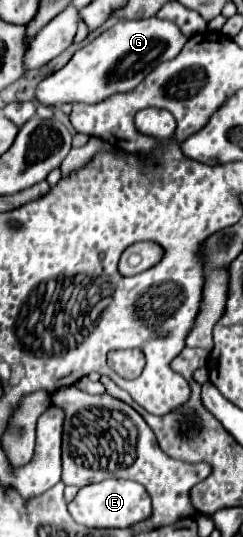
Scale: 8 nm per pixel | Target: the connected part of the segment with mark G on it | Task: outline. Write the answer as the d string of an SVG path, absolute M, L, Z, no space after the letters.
M156 16L146 20L120 20L112 28L102 32L98 38L94 38L90 44L80 48L64 68L60 68L58 72L54 72L38 84L38 104L96 104L112 94L134 90L160 62L178 56L186 40L188 38L180 32L180 28L174 22L160 20Z

